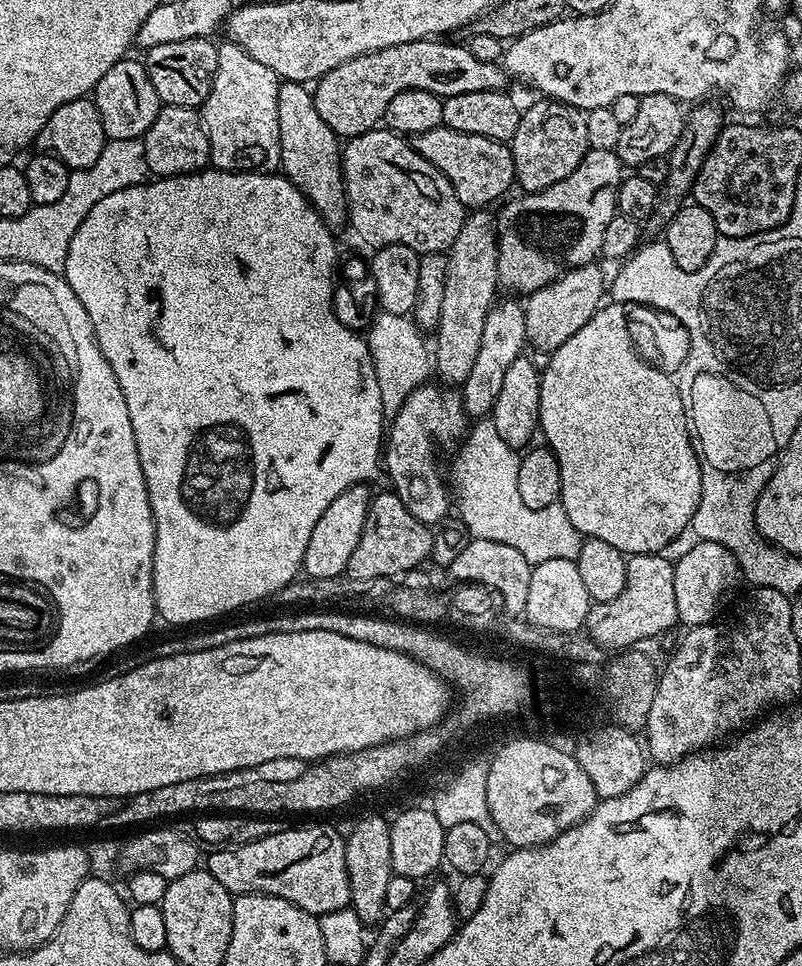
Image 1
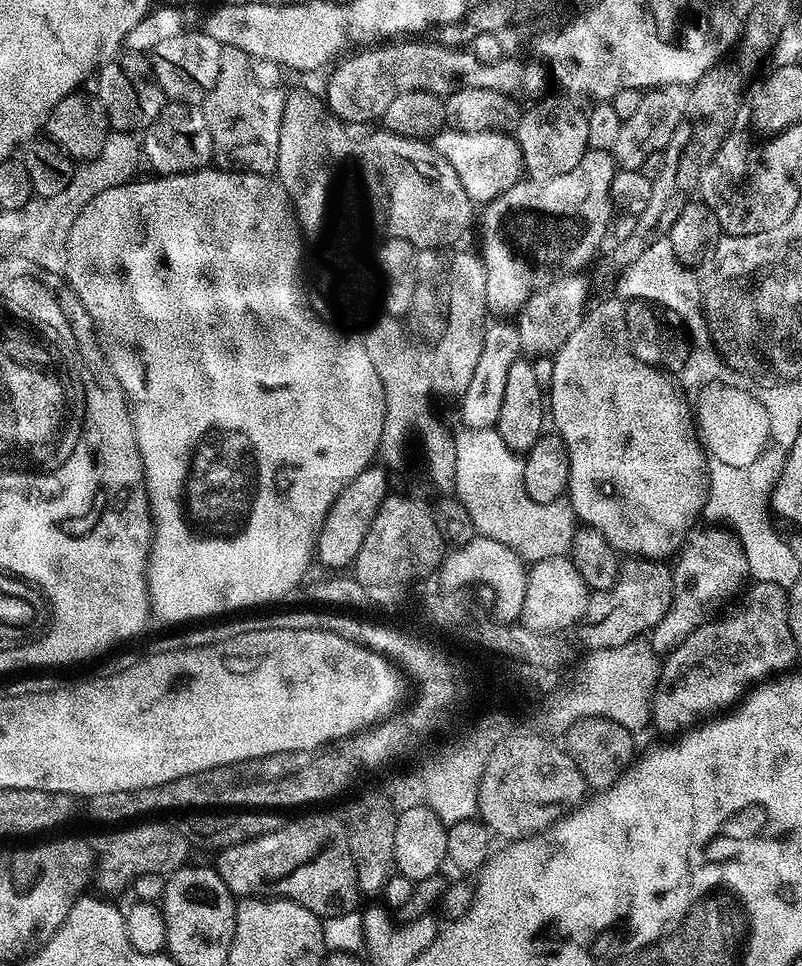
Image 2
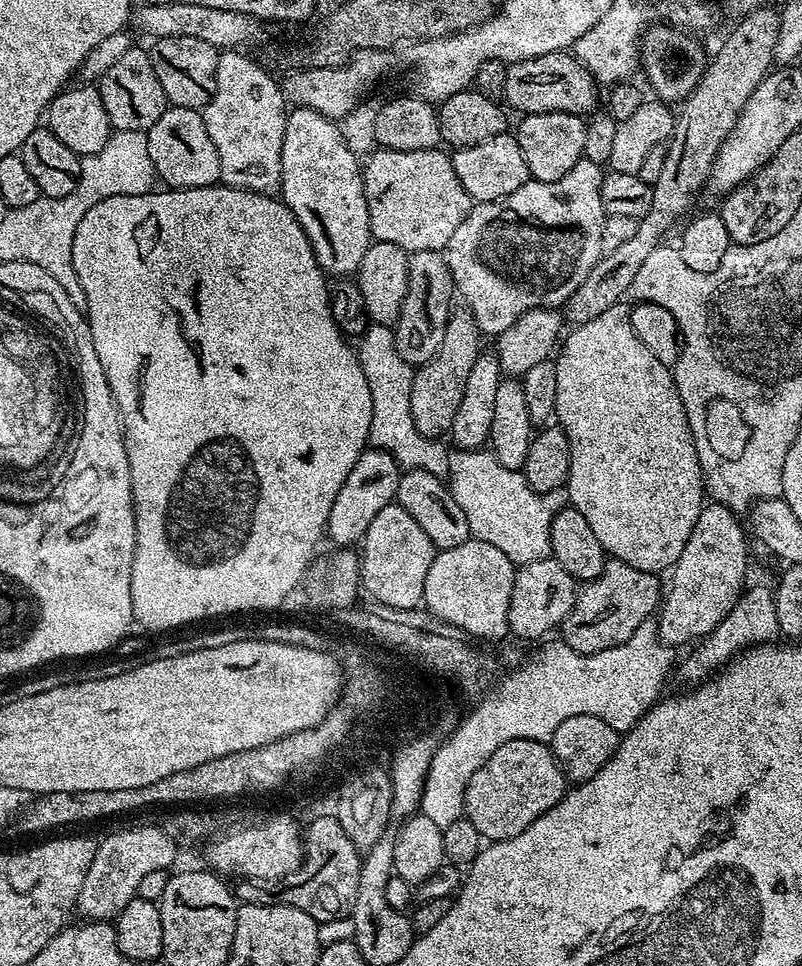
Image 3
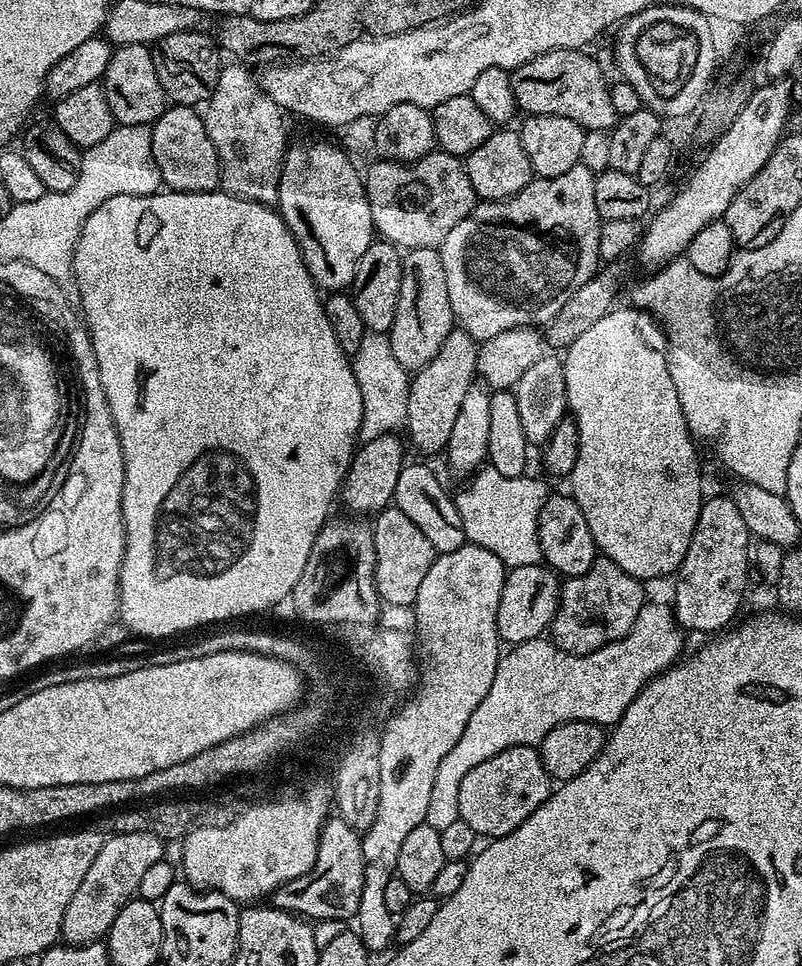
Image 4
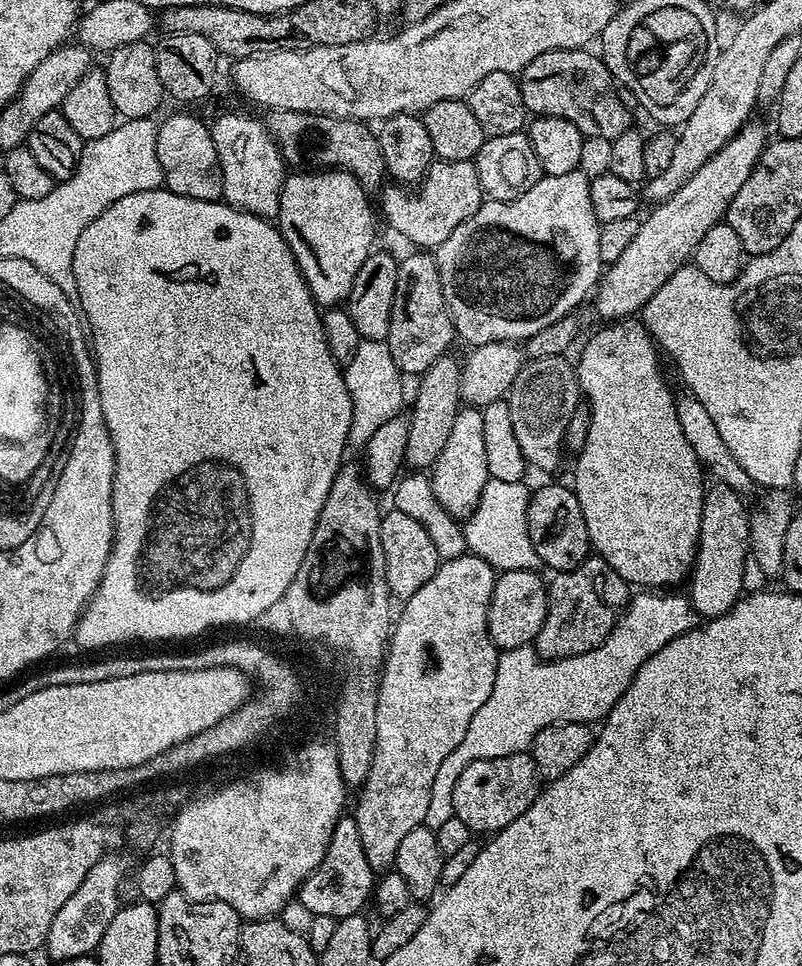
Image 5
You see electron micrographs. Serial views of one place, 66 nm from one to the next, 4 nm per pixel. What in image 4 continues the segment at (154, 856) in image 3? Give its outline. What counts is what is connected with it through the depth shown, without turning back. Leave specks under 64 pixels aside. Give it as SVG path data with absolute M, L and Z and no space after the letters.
M145 832L107 837L90 870L86 870L86 878L82 878L78 891L66 906L60 927L63 943L95 944L103 941L122 906L137 895L138 882L142 882L145 871L154 866L154 862L165 859L164 848L165 841Z

